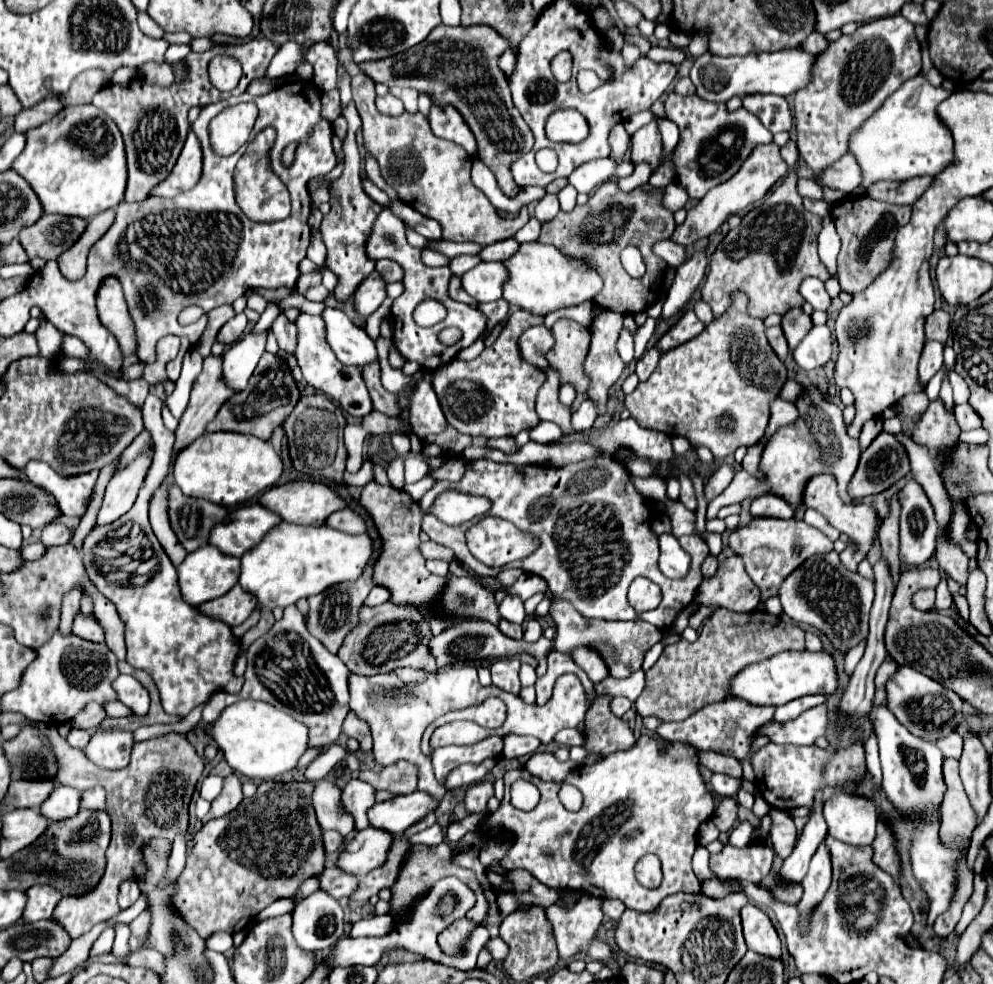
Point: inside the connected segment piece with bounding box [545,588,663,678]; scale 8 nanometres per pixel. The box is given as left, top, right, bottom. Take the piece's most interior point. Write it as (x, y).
(622, 644)

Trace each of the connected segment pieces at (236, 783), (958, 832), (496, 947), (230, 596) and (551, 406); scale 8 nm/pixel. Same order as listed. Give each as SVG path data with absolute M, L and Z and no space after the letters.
M229 774L229 776L225 778L223 792L211 802L211 810L209 810L209 814L203 818L203 824L209 822L209 820L213 820L213 818L225 816L225 814L231 812L231 810L235 810L241 800L243 800L241 780L239 780L235 774Z
M945 758L943 762L943 776L947 782L947 794L943 800L941 814L943 824L941 824L941 834L943 838L971 838L971 832L975 830L977 824L977 814L973 806L969 804L969 798L965 794L961 776L959 776L959 762L955 758Z
M497 936L497 938L491 938L485 946L491 950L491 954L493 954L493 960L495 960L495 962L503 962L503 960L507 958L509 946L507 946L499 936Z
M233 586L225 596L219 596L215 600L209 600L199 606L199 610L211 618L223 620L229 626L237 626L255 610L257 602L251 594L241 590L241 586Z
M549 366L545 370L545 376L547 376L547 380L537 394L537 414L539 414L539 418L555 422L563 430L563 436L575 434L575 430L571 426L571 406L565 406L559 400L559 384L561 384L559 372L553 366Z

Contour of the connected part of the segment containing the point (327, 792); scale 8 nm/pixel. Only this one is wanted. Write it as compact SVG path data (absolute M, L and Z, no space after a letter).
M329 778L315 782L313 806L323 830L339 830L343 836L349 836L355 830L351 814L347 814L341 804L341 788Z

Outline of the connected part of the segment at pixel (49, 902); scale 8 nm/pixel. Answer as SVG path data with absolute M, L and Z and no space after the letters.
M31 886L31 890L27 890L27 896L29 902L27 902L27 910L23 912L25 922L51 918L57 902L63 898L63 894L53 886Z

